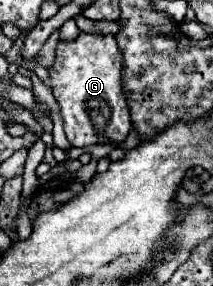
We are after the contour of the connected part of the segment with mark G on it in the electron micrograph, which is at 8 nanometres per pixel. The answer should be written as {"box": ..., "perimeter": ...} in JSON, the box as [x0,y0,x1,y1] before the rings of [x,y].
{"box":[48,31,132,147],"perimeter":[[[80,31],[74,41],[58,43],[56,59],[48,67],[48,77],[64,121],[64,133],[72,147],[86,147],[94,143],[118,145],[126,139],[132,121],[120,85],[122,69],[124,59],[114,35]]]}

